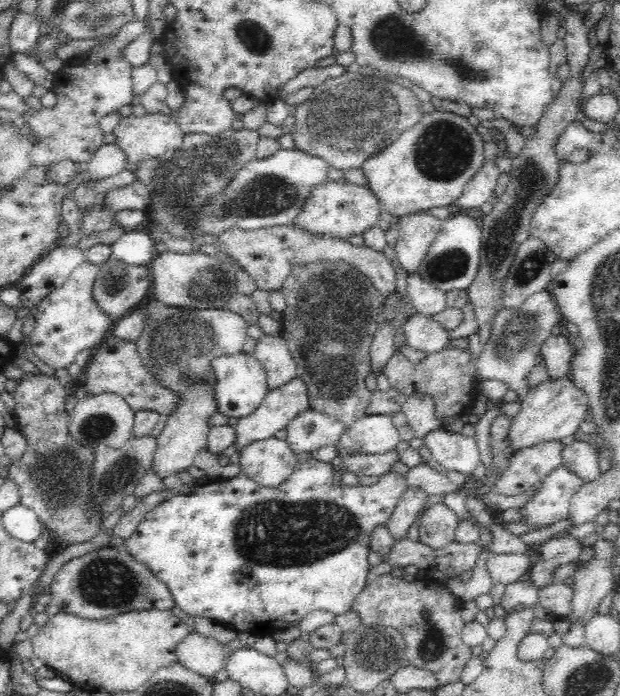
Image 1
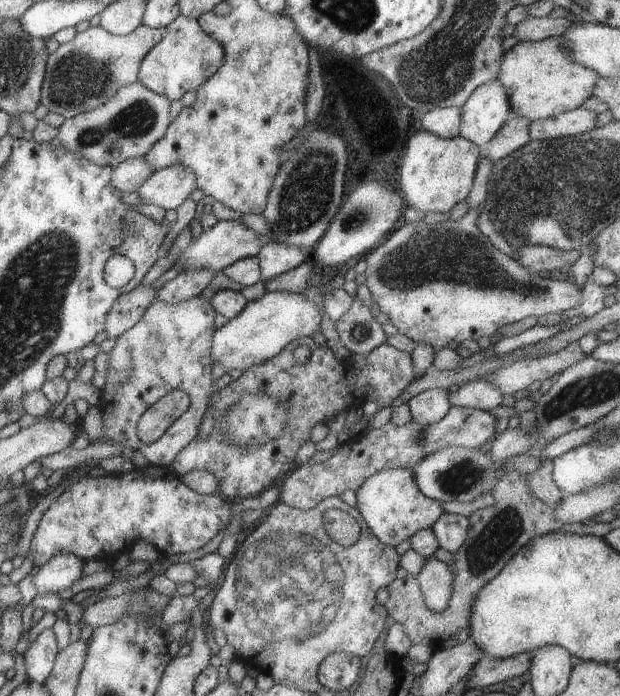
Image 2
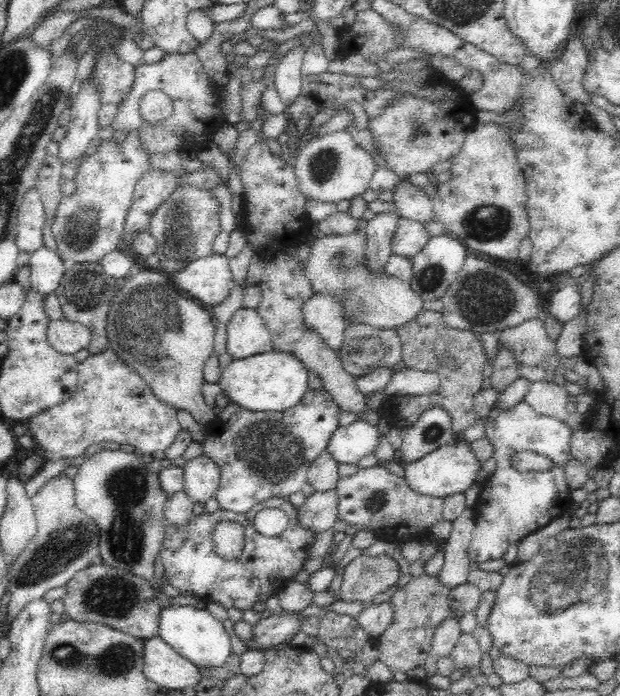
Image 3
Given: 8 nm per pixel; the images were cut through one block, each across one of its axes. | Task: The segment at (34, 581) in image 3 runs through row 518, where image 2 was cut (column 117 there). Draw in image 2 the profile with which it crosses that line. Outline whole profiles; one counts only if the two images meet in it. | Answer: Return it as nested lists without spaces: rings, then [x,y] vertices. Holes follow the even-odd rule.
[[[144,24],[127,35],[110,34],[100,25],[90,26],[83,32],[77,33],[74,40],[62,43],[55,52],[49,54],[41,88],[41,104],[49,112],[56,112],[64,116],[65,119],[71,119],[77,114],[85,113],[107,103],[120,87],[139,80],[140,63],[144,60],[147,52],[150,52],[150,49],[154,48],[165,34],[165,28],[152,28]]]

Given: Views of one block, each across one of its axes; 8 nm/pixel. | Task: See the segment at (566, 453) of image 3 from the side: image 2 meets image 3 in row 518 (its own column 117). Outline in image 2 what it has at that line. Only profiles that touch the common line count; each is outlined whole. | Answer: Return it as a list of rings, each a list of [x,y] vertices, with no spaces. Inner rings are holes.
[[[146,465],[144,468],[136,468],[132,472],[121,475],[104,475],[97,478],[90,477],[87,474],[85,477],[82,477],[76,481],[70,487],[66,487],[64,492],[54,500],[54,502],[49,506],[48,510],[44,512],[41,520],[39,521],[38,528],[33,534],[33,539],[31,540],[31,545],[29,546],[29,552],[32,553],[32,561],[39,566],[42,566],[49,558],[52,558],[52,555],[57,552],[61,553],[74,553],[76,556],[79,556],[82,560],[91,559],[91,558],[101,558],[107,560],[107,562],[112,562],[113,558],[120,553],[128,553],[132,550],[134,544],[139,540],[145,540],[152,543],[158,552],[172,556],[172,554],[184,554],[185,552],[190,552],[191,550],[196,550],[200,547],[207,548],[208,543],[211,542],[212,538],[220,532],[222,527],[226,527],[230,520],[232,519],[232,513],[230,511],[230,501],[225,499],[219,494],[203,495],[195,490],[192,490],[190,487],[187,487],[184,482],[181,481],[181,478],[166,478],[168,472],[167,467],[157,467],[156,465]]]

